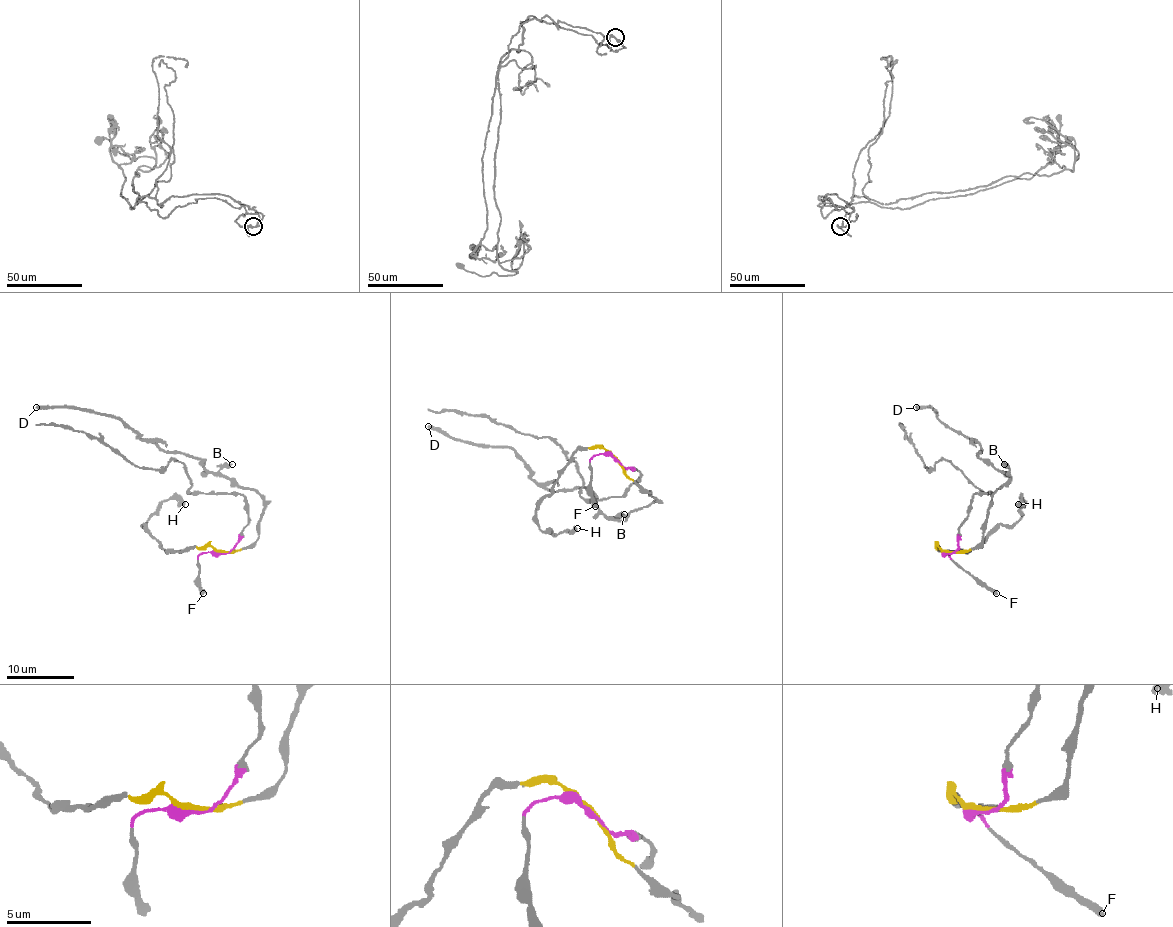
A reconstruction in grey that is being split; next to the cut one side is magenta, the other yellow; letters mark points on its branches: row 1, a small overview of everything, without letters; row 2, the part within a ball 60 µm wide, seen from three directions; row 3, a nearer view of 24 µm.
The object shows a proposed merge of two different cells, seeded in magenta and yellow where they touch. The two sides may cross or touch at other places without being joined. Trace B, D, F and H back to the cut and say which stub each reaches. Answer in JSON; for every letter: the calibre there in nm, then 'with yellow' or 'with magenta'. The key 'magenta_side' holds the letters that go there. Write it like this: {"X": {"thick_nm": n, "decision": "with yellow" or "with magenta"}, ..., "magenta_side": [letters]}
{"B": {"thick_nm": 400, "decision": "with yellow"}, "D": {"thick_nm": 380, "decision": "with yellow"}, "F": {"thick_nm": 480, "decision": "with magenta"}, "H": {"thick_nm": 340, "decision": "with yellow"}, "magenta_side": ["F"]}

